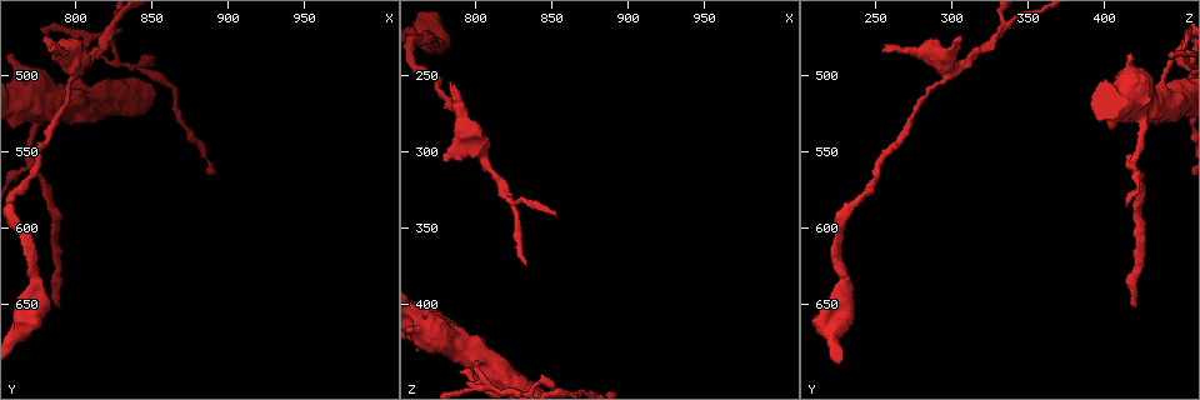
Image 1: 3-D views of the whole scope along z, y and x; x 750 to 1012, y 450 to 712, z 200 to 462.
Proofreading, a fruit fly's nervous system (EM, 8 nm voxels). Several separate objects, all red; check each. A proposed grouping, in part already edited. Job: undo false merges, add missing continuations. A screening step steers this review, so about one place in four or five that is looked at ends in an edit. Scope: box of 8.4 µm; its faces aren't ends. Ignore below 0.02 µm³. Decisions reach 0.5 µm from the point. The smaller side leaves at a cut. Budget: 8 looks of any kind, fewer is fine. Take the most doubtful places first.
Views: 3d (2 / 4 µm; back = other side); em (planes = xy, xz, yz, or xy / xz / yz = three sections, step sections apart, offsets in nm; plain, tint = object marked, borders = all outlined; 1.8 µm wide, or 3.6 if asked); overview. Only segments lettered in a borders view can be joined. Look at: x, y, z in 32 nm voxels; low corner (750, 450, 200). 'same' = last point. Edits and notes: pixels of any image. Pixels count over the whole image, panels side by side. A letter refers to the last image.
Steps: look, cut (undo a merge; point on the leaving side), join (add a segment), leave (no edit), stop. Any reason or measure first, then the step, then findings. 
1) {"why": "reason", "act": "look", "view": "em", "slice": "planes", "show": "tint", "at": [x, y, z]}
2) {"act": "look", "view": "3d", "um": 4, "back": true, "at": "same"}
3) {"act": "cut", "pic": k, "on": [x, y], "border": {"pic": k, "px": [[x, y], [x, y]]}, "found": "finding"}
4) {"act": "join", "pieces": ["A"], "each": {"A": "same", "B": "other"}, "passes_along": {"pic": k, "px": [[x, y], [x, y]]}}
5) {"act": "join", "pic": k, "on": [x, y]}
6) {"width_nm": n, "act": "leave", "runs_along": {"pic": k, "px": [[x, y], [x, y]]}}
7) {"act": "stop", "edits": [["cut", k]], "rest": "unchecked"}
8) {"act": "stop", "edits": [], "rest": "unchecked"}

{"why": "abrupt turn", "act": "look", "view": "em", "slice": "xy", "step": 16, "show": "tint", "at": [800, 488, 442]}

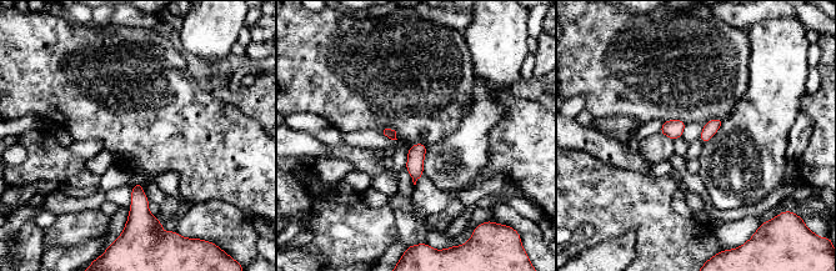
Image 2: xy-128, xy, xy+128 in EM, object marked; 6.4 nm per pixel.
{"why": "another direction", "act": "look", "view": "em", "slice": "xz", "step": 4, "show": "tint", "at": "same"}

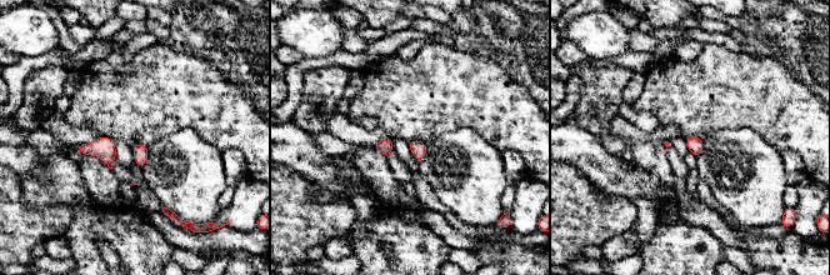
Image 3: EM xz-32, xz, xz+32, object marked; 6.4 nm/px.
{"why": "what lies round it", "act": "look", "view": "em", "slice": "xz", "step": 4, "show": "borders", "at": "same"}

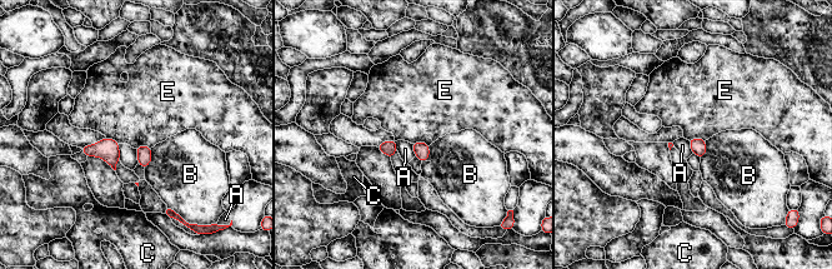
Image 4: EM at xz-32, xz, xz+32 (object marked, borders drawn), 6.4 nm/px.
{"act": "leave", "each": {"A": "other", "B": "other", "C": "other", "E": "other"}, "border": {"pic": 4, "px": [[411, 143], [425, 142], [429, 145]]}, "found": "all the same cell"}

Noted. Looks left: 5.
{"why": "an open end", "act": "look", "view": "3d", "um": 2, "back": true, "at": [784, 484, 254]}

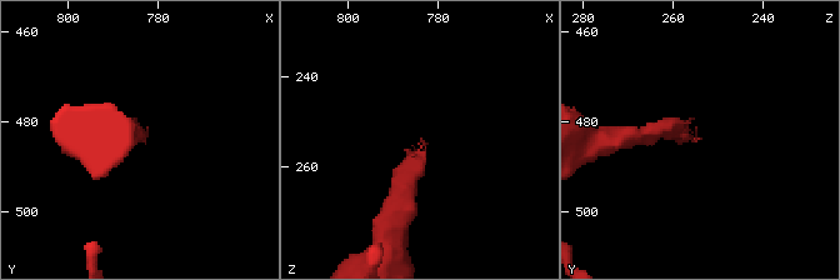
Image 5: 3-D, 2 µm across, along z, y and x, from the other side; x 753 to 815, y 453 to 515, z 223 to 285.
{"act": "look", "view": "em", "slice": "xy", "step": 16, "show": "borders", "at": [784, 484, 255]}

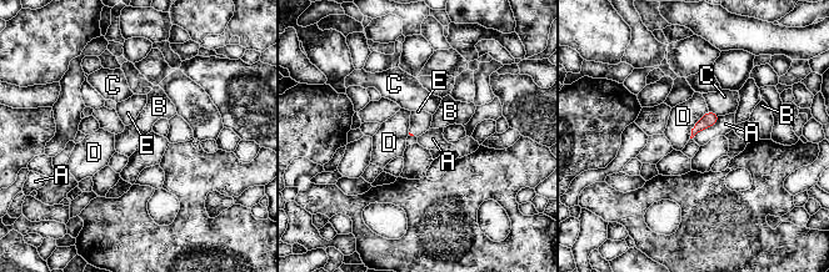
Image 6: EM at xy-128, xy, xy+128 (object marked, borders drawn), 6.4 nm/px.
{"why": "cut it another way", "act": "look", "view": "em", "slice": "planes", "show": "borders", "at": "same"}

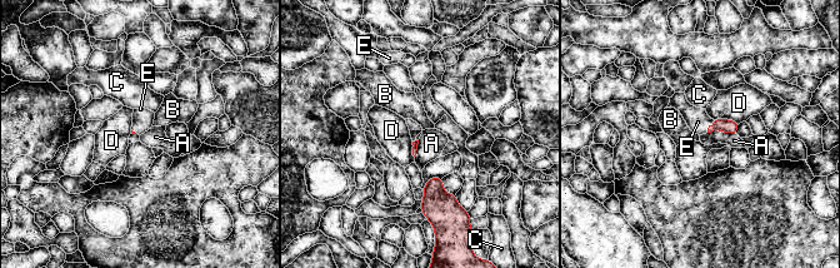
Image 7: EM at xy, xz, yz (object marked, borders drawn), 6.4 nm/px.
{"act": "join", "pieces": ["E"], "each": {"A": "other", "B": "other", "C": "other", "D": "other", "E": "same"}, "passes_along": {"pic": 7, "px": [[729, 127], [710, 125], [698, 120]]}, "found": "it goes on there"}

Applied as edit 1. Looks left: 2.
{"act": "stop", "edits": [["join", 7]], "rest": "unchecked"}

